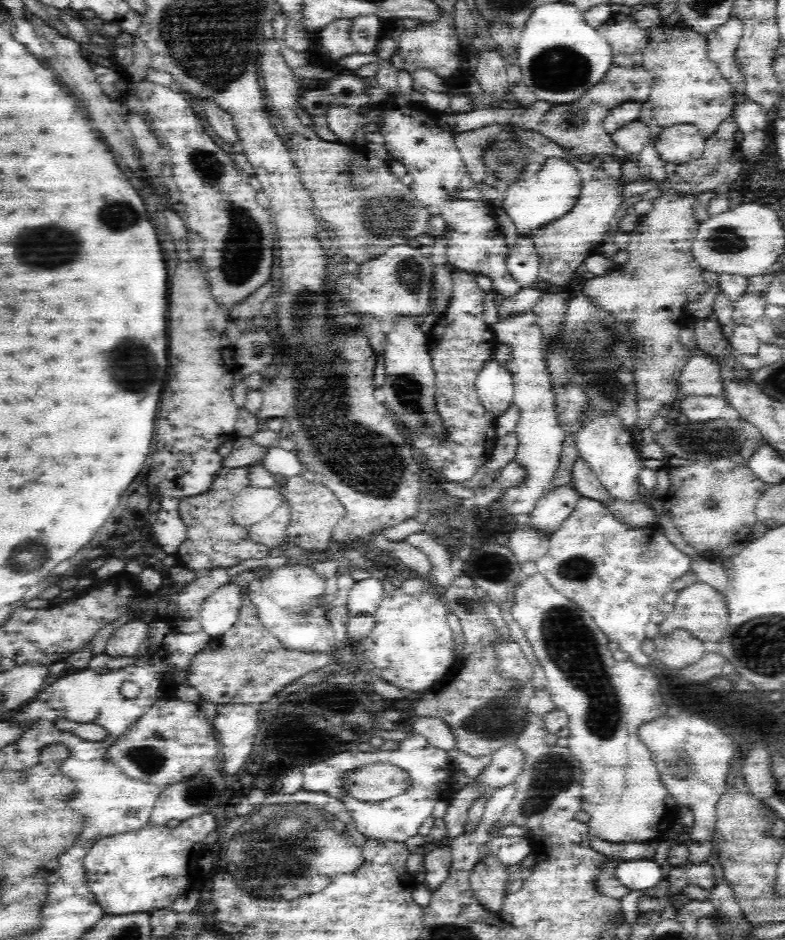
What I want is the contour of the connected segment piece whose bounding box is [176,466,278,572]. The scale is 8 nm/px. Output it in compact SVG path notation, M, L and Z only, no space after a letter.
M252 466L248 468L222 468L218 472L218 478L214 478L212 488L206 494L200 494L198 498L186 498L182 500L180 514L182 520L188 526L188 538L182 542L180 550L176 556L180 558L180 566L192 570L192 572L204 572L204 570L214 570L214 568L232 568L236 564L242 564L244 560L250 558L270 558L278 552L270 550L264 544L252 542L250 540L250 528L242 528L238 522L232 518L232 506L236 496L250 484L250 474Z

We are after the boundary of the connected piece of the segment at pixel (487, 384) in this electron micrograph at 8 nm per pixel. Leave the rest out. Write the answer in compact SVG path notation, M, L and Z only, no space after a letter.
M492 358L478 374L478 398L482 408L498 420L514 404L514 394L512 372Z

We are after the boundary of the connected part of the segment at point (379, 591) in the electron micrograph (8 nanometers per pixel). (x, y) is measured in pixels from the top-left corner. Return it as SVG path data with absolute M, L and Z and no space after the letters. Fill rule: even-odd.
M366 578L354 584L350 598L348 598L348 612L350 616L374 616L380 602L384 598L382 580Z

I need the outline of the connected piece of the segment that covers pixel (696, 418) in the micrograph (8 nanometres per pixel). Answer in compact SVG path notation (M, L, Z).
M686 396L678 400L676 410L688 418L688 422L714 422L722 416L724 408L728 406L726 400L716 396Z

